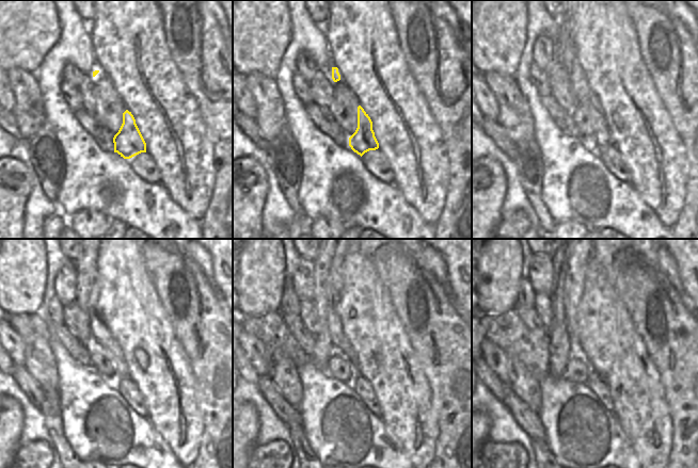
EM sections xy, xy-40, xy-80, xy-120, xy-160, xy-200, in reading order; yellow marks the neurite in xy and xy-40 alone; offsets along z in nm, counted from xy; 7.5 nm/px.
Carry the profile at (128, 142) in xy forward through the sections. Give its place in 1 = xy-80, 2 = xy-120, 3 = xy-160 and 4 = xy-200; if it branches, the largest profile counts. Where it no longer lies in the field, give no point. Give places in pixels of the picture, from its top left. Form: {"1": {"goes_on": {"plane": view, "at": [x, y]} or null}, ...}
{"1": {"goes_on": {"plane": "xy-80", "at": [565, 53]}}, "2": {"goes_on": {"plane": "xy-120", "at": [100, 334]}}, "3": {"goes_on": {"plane": "xy-160", "at": [334, 325]}}, "4": {"goes_on": {"plane": "xy-200", "at": [575, 260]}}}

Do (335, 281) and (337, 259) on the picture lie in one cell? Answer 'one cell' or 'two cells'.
one cell

